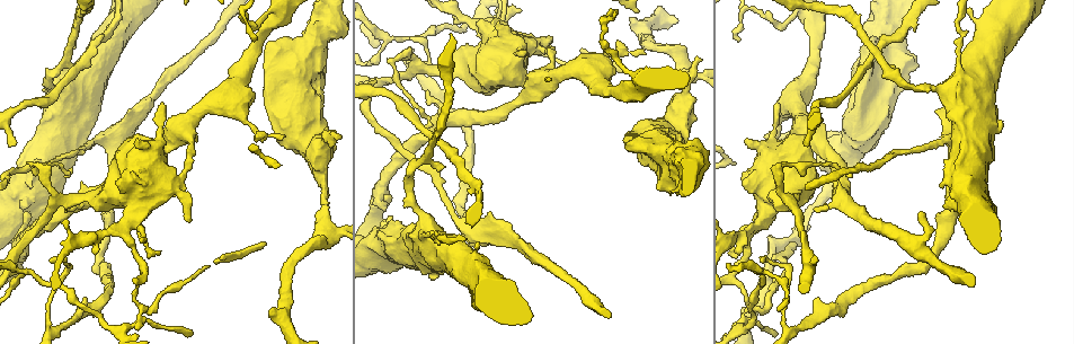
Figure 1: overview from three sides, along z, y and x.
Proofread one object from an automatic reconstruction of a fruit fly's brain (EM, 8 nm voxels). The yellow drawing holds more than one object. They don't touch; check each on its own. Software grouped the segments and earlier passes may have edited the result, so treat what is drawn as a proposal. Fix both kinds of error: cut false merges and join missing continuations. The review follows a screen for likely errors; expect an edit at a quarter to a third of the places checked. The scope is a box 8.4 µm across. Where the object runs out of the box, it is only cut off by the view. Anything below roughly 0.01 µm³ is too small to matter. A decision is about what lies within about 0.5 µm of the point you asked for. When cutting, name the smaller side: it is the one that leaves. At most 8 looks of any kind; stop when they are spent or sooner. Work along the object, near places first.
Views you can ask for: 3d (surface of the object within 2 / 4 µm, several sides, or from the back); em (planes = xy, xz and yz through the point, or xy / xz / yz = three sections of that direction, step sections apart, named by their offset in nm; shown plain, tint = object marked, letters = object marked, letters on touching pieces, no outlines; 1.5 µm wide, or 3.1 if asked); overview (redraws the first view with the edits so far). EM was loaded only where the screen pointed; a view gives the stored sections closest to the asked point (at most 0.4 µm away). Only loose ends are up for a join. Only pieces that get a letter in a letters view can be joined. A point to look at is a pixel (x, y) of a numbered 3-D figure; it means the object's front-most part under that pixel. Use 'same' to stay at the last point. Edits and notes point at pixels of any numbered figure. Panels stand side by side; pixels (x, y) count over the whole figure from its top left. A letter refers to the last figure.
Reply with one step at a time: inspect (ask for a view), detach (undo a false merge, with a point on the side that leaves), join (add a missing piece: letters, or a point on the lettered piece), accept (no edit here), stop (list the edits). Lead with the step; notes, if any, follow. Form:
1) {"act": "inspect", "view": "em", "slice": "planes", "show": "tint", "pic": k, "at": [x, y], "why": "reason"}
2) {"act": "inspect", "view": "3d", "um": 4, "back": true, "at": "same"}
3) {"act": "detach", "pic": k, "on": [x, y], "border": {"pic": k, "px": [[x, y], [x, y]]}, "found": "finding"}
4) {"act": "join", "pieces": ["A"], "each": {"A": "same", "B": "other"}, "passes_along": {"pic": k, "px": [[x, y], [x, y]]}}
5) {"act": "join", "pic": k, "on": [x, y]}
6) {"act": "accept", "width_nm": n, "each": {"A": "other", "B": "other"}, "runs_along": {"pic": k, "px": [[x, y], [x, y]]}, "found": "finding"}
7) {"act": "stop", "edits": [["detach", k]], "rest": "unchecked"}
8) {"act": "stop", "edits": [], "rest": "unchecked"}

{"act": "inspect", "view": "em", "slice": "xy", "step": 8, "show": "tint", "pic": 1, "at": [138, 303], "why": "looks like a crossing"}

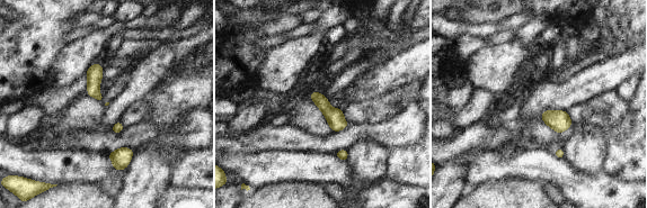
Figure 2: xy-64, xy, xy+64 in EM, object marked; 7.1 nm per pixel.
{"act": "inspect", "view": "em", "slice": "planes", "show": "letters", "at": "same"}

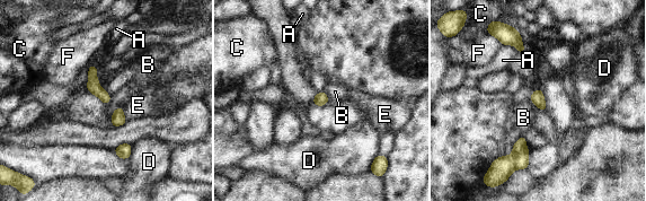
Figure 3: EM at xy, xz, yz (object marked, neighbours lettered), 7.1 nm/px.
{"act": "detach", "pic": 3, "on": [522, 162], "longest_contact_nm": ["B", 140], "each": {"A": "other", "B": "other", "C": "other", "D": "other", "E": "other", "F": "other"}, "border": {"pic": 3, "px": [[525, 146], [516, 158], [515, 168]]}, "found": "two neurons meet here"}

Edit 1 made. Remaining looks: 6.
{"act": "inspect", "view": "overview", "why": "see it whole again"}

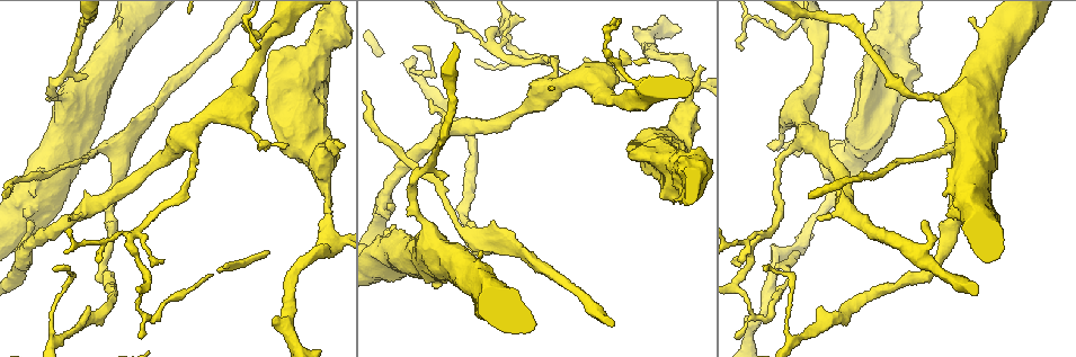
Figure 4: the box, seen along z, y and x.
{"act": "inspect", "view": "3d", "um": 4, "pic": 4, "at": [321, 180], "why": "three-way junction"}

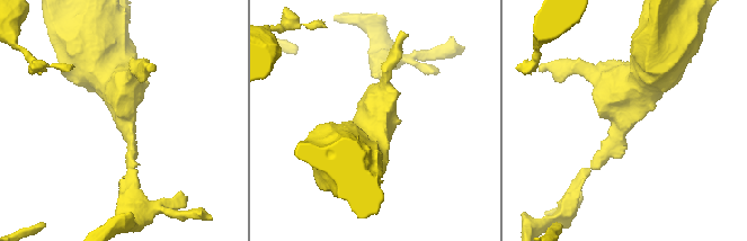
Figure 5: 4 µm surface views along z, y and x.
{"act": "inspect", "view": "em", "slice": "yz", "step": 8, "show": "letters", "pic": 5, "at": [623, 115], "arms": 3, "arm_widths_nm": [200, 200, 800]}

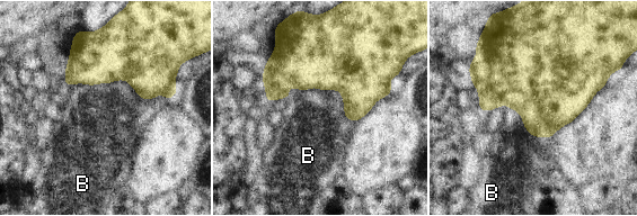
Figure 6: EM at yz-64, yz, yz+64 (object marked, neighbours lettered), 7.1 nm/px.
{"act": "accept", "each": {"B": "other"}, "border": {"pic": 6, "px": [[65, 86], [125, 80], [139, 96]]}, "found": "one neuron here"}

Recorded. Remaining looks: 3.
{"act": "stop", "edits": [["detach", 3]], "rest": "unchecked"}

